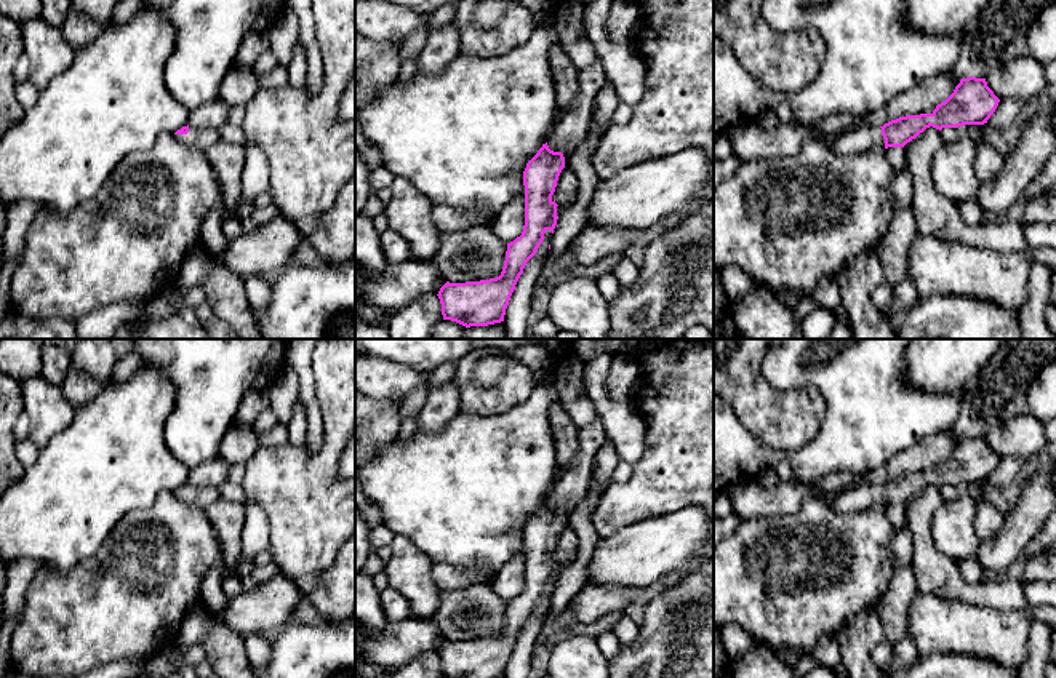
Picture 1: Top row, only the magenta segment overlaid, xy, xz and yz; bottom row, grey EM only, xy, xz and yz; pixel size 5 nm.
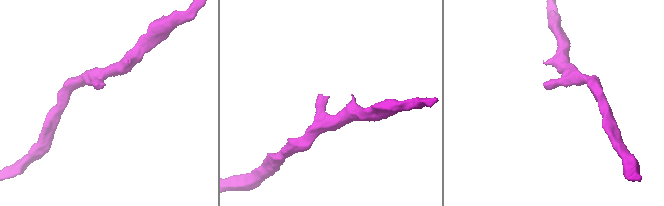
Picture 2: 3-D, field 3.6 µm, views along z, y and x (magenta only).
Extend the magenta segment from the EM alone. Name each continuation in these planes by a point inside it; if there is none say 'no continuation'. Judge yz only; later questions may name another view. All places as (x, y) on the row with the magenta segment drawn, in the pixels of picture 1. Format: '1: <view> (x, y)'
1: yz (863, 138)

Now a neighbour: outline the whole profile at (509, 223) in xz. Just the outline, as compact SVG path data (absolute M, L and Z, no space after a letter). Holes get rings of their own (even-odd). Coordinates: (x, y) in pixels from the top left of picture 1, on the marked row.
M525 189L501 213L494 217L490 225L491 232L504 243L514 241L522 235L525 225Z

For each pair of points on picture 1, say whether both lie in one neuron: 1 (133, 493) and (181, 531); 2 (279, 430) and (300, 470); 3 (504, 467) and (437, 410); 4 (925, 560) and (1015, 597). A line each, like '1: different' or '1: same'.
1: different
2: different
3: different
4: same

